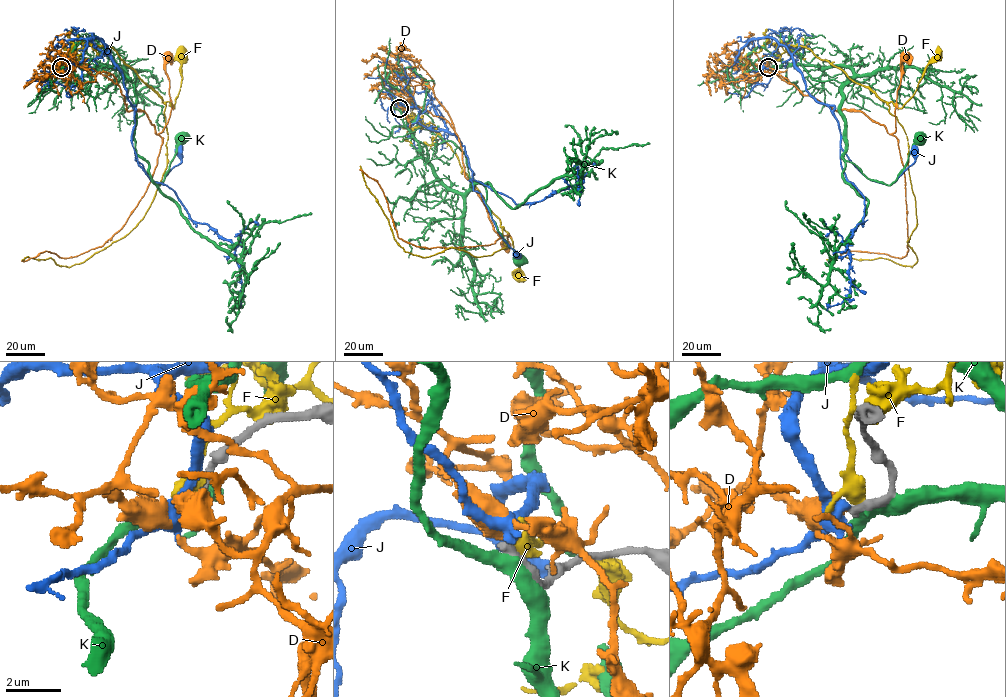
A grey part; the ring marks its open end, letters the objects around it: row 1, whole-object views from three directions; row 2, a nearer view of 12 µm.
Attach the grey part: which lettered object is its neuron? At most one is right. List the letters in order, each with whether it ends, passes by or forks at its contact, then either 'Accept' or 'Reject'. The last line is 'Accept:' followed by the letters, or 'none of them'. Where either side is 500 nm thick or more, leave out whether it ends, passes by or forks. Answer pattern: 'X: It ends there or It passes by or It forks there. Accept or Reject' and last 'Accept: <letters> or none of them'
D: It ends there. Reject
F: It passes by. Reject
J: It forks there. Reject
K: It passes by. Reject
Accept: none of them

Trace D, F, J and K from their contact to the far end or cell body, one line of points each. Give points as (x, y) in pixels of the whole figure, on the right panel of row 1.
D: (768, 67), (759, 69), (772, 68), (803, 94), (837, 110), (860, 110), (892, 133), (903, 56)
F: (769, 66), (768, 60), (781, 54), (788, 44), (804, 46), (900, 108), (936, 54)
J: (768, 67), (764, 59), (784, 43), (806, 90), (835, 119), (842, 150), (869, 179), (892, 184), (914, 151)
K: (770, 66), (852, 70), (840, 101), (843, 158), (870, 179), (891, 184), (920, 137)

